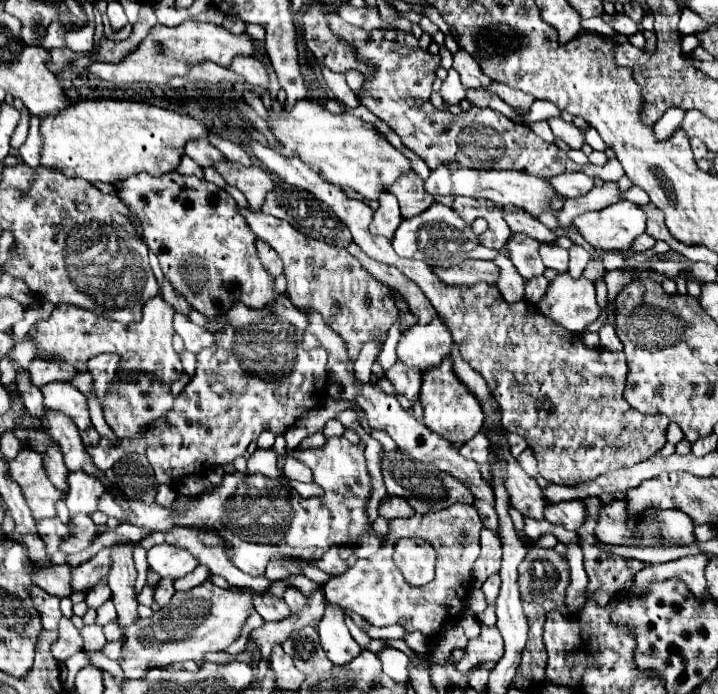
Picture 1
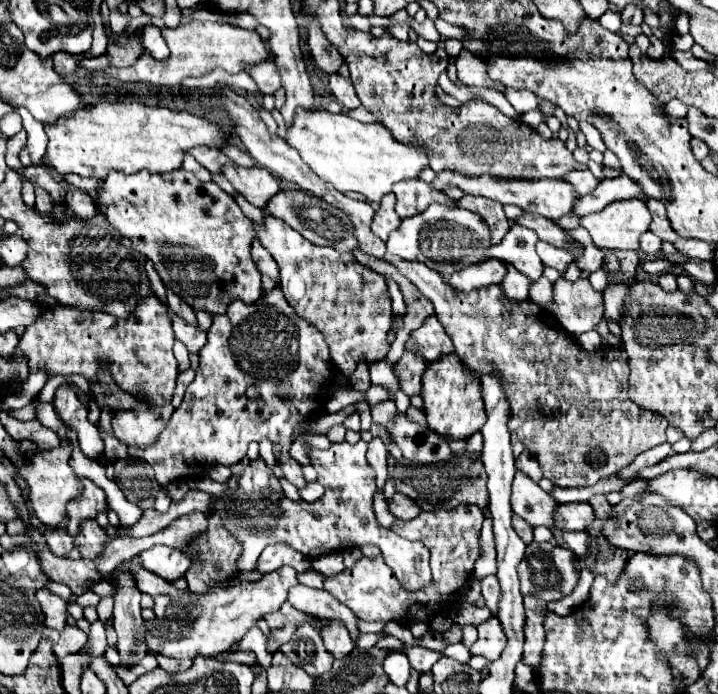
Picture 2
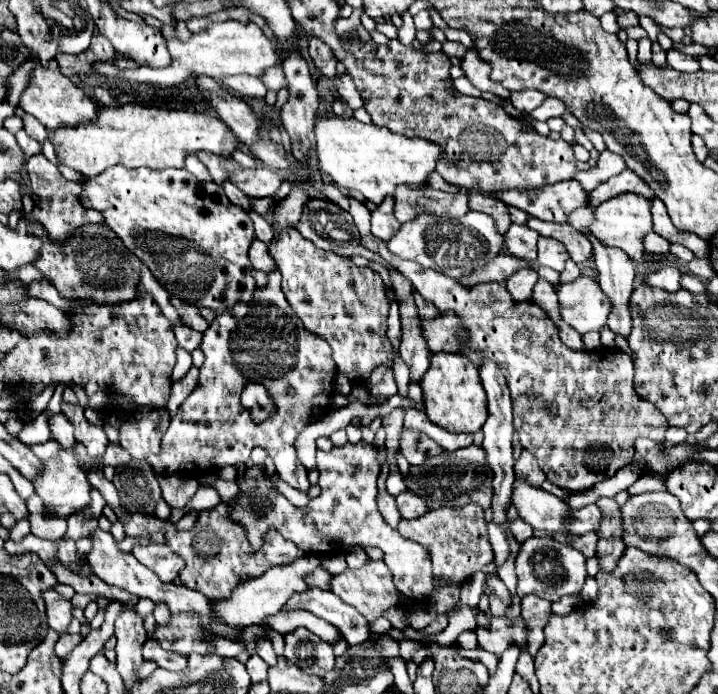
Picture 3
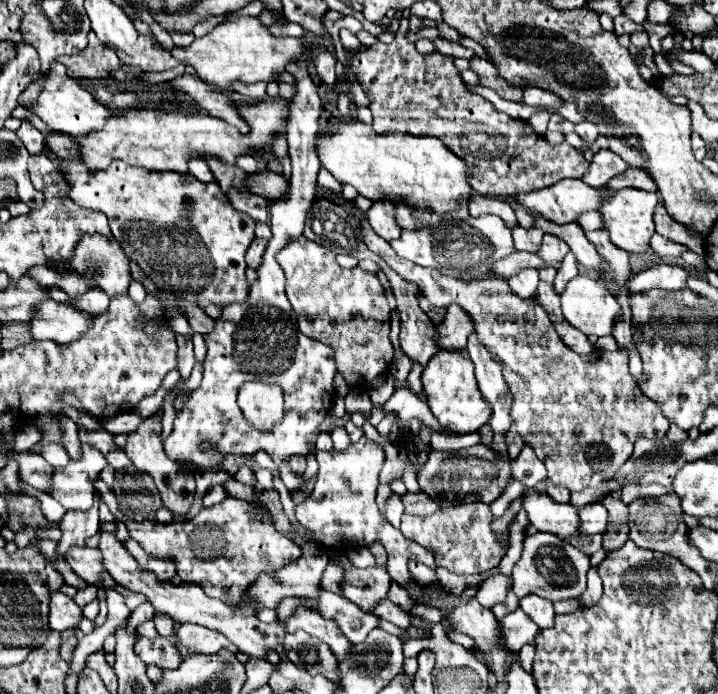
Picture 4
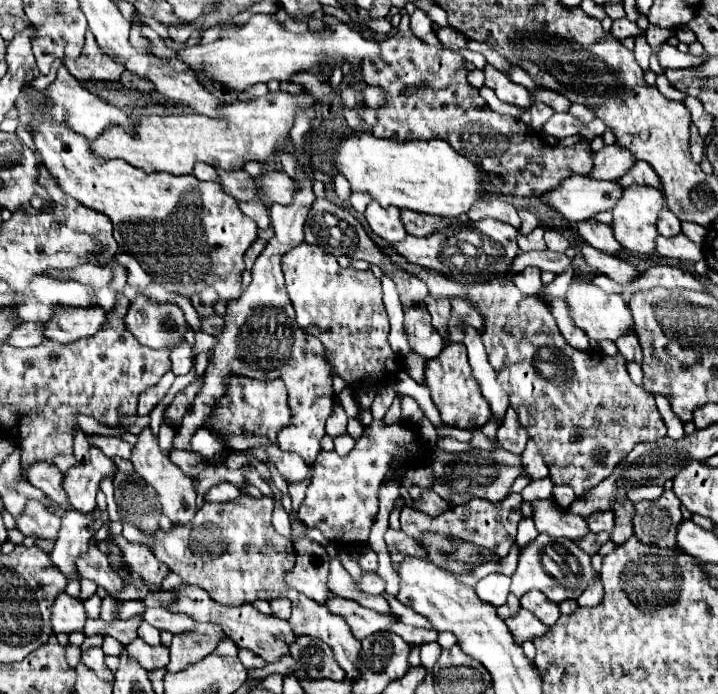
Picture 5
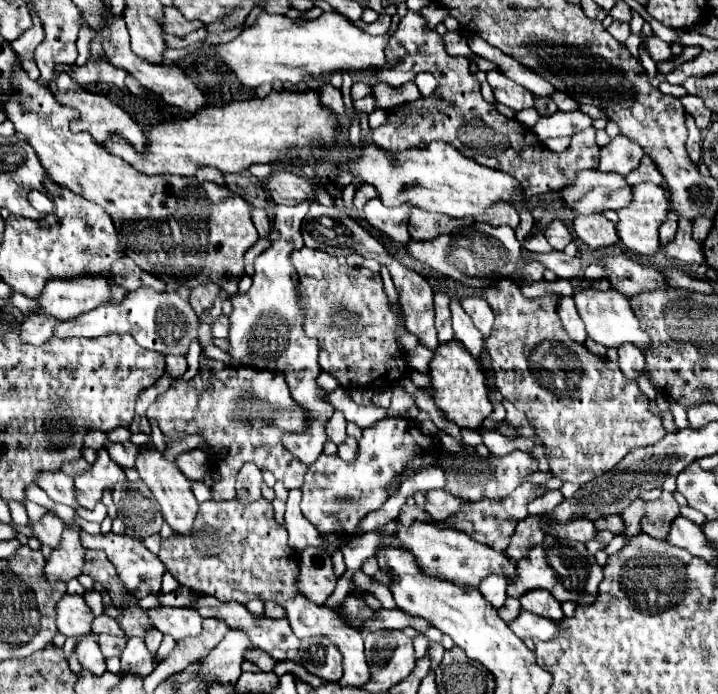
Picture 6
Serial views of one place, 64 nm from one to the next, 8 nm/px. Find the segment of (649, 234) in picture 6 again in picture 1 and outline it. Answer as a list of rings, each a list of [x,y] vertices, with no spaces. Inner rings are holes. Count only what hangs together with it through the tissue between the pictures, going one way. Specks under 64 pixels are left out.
[[[620,200],[600,212],[576,216],[574,224],[594,248],[628,250],[646,230],[646,212],[634,202]]]

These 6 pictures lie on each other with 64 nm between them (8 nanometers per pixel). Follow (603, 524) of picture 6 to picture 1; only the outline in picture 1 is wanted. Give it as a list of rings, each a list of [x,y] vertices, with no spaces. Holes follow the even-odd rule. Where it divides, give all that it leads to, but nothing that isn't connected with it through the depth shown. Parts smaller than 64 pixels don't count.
[[[574,500],[574,502],[560,502],[560,504],[552,504],[552,508],[548,508],[546,520],[552,524],[560,524],[566,530],[578,530],[588,512],[586,512],[586,504],[582,500]]]

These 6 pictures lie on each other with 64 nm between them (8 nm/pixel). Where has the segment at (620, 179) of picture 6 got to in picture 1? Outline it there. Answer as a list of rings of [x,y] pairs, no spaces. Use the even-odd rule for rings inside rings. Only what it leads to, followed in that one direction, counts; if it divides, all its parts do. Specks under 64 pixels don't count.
[[[444,164],[436,168],[430,178],[424,184],[430,194],[456,194],[456,196],[470,196],[470,198],[486,198],[492,200],[496,206],[516,206],[524,212],[530,212],[534,216],[542,212],[556,214],[564,208],[564,196],[558,194],[548,180],[520,174],[520,172],[498,172],[498,170],[470,170],[460,168],[458,164]]]

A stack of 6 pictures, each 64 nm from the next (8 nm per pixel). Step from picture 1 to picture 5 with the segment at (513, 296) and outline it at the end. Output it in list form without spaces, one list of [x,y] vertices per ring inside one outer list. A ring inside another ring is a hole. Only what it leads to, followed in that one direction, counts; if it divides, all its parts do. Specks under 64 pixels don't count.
[[[528,266],[524,268],[520,274],[514,276],[514,284],[520,288],[520,292],[528,294],[528,296],[538,296],[540,288],[542,288],[542,280],[540,280],[540,268]]]

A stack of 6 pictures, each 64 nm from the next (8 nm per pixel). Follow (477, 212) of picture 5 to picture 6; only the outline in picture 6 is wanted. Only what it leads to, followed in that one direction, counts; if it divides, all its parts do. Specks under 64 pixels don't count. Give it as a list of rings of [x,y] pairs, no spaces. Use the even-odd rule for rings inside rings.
[[[500,204],[500,208],[490,208],[480,222],[486,222],[490,226],[504,226],[506,224],[510,228],[516,228],[520,220],[518,220],[518,214],[514,212],[514,208],[508,208],[506,204]]]

